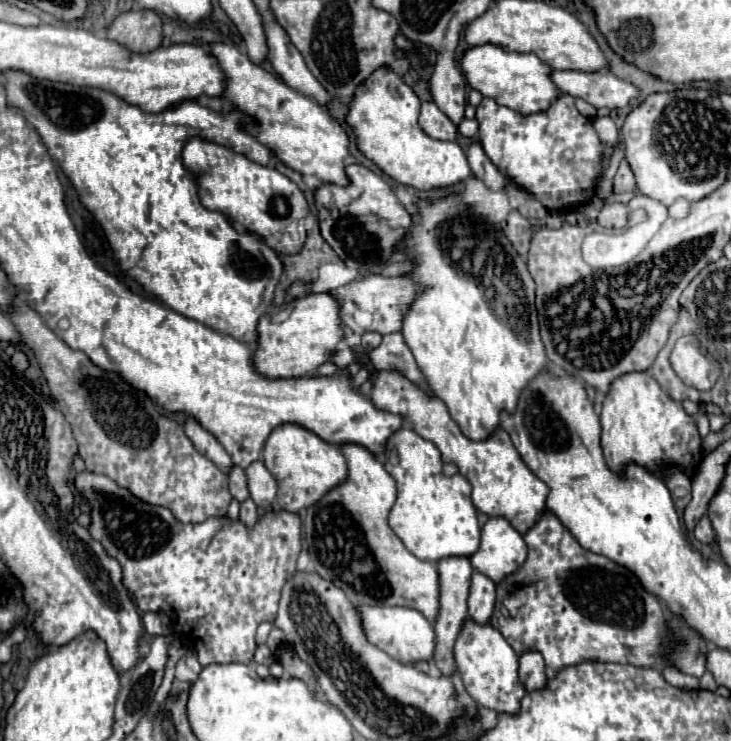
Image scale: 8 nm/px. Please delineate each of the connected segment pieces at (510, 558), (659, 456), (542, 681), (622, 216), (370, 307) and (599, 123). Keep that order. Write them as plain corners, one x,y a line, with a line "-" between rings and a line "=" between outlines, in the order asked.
501,516
489,518
481,528
481,544
475,554
471,554
471,564
481,574
499,582
505,574
517,570
527,558
527,544
523,536
=
635,372
635,374
623,374
623,378
615,378
615,382
611,382
611,390
603,400
599,418
601,418
601,448
605,462
611,470
617,472
623,470
625,464
637,462
657,476
661,476
661,466
665,468
671,464
689,470
691,476
697,472
703,452
695,420
689,414
685,414
681,402
675,402
667,392
663,392
663,388
659,386
659,382
655,382
651,372
=
525,652
519,658
519,680
527,692
543,690
543,686
547,686
545,662
539,652
=
609,202
601,208
597,222
603,228
625,228
627,224
627,216
629,216
629,208
621,202
=
369,274
369,276
363,276
359,280
353,280
353,282
341,286
337,290
331,290
329,294
335,294
335,298
339,298
339,318
343,318
345,332
344,338
340,342
345,342
353,350
353,346
360,344
361,336
365,330
373,330
373,332
379,332
379,334
399,332
401,322
403,322
403,314
407,312
407,308
411,306
411,302
417,296
417,286
407,276
405,278
399,278
399,276
397,278
383,278
379,274
=
607,116
607,118
595,118
595,128
597,128
599,138
601,138
603,144
607,146
607,156
611,156
613,144
615,144
615,140
617,140
617,136
619,136
615,122
613,122
609,116

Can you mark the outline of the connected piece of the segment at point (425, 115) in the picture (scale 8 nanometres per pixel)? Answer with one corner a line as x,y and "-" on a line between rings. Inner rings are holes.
421,102
419,126
435,140
455,140
457,126
435,106
435,102

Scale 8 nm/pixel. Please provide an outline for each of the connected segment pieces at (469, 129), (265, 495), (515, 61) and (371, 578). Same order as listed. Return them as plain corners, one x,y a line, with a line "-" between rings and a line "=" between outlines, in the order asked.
465,118
465,120
459,124
459,134
465,136
465,138
475,138
477,132
479,132
477,120
467,120
467,118
=
255,460
251,466
245,468
245,476
251,500
261,508
269,508
277,496
277,482
269,474
265,464
261,460
=
481,44
469,48
463,54
459,68
473,90
521,114
545,112
549,108
549,102
553,102
559,96
557,86
549,78
551,68
543,64
535,54
515,54
503,50
503,46
497,44
=
349,442
341,446
341,452
347,458
347,482
329,490
321,502
305,512
305,542
313,570
339,586
355,604
407,606
435,622
439,610
437,568
433,562
413,556
387,524
389,510
395,504
395,480
365,446

